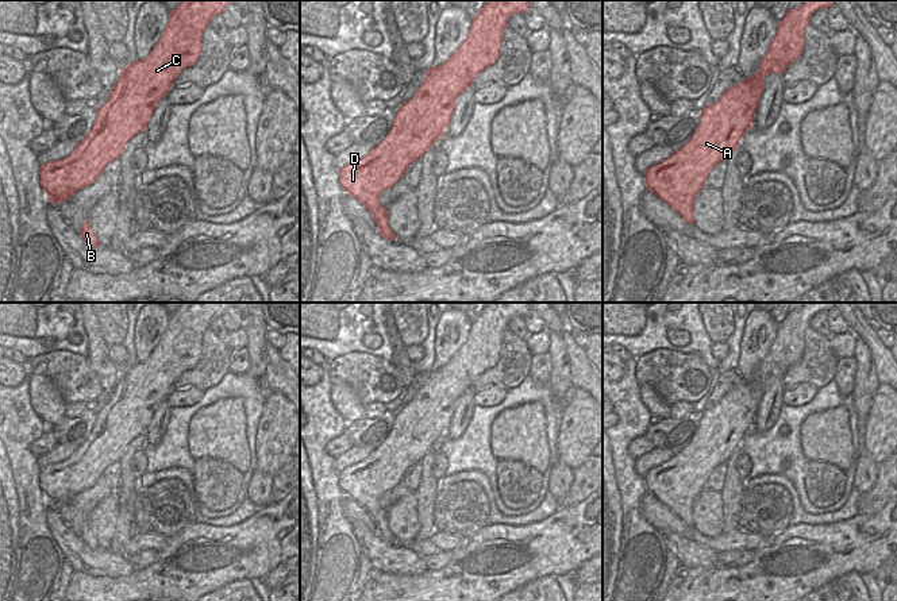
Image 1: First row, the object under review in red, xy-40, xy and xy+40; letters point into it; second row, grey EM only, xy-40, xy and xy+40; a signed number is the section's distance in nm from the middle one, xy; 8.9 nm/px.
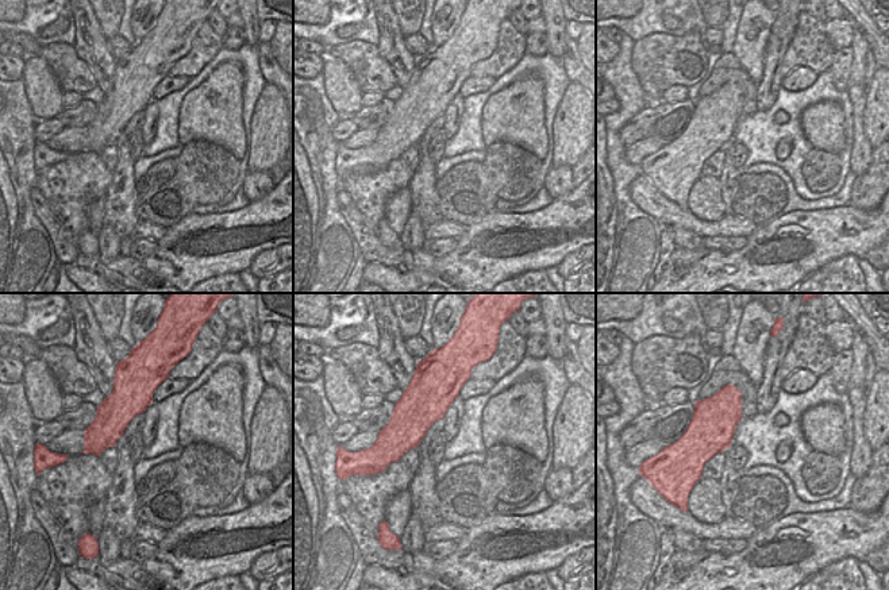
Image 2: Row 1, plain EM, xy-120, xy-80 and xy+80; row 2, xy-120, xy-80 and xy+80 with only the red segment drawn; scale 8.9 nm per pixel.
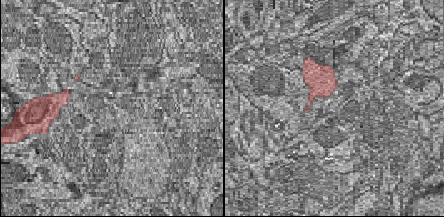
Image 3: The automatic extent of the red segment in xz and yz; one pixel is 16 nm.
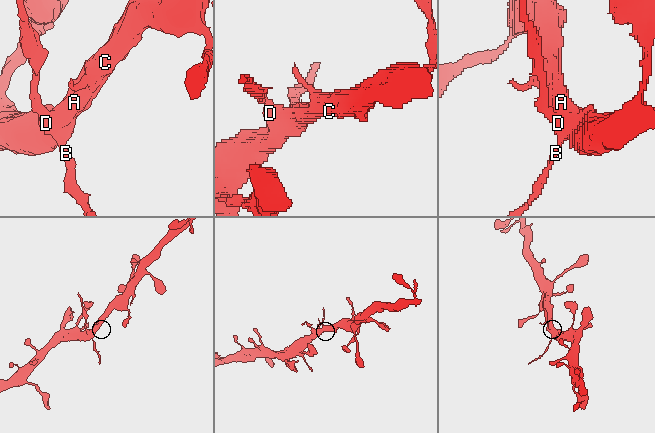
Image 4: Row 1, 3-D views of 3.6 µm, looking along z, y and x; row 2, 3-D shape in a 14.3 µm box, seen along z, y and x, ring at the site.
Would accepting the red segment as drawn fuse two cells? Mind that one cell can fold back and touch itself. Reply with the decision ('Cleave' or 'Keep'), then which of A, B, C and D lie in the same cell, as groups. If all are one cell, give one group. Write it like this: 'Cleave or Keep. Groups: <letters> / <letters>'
Keep. Groups: A B C D.

